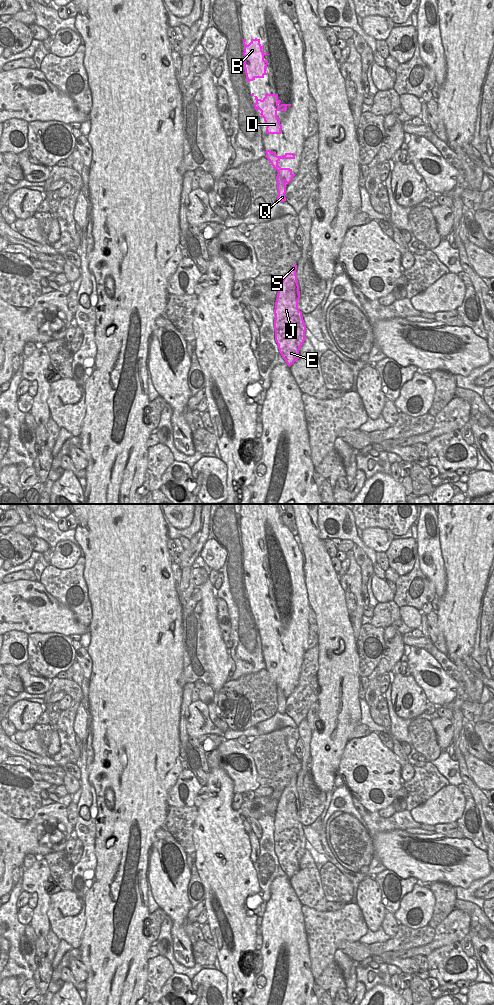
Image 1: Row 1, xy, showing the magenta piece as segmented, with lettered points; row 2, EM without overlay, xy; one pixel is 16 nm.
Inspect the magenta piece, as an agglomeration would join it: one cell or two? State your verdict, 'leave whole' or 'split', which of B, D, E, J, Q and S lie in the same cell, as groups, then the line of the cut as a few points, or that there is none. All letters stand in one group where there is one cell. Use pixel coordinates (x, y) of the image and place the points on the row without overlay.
leave whole | B D E J Q S | no cut

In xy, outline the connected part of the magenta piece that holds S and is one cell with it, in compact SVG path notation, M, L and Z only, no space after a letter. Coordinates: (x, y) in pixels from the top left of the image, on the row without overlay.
M293 777L283 790L274 821L275 853L289 879L299 871L299 862L306 850L306 838L302 824L298 821L300 803L296 782L297 777Z

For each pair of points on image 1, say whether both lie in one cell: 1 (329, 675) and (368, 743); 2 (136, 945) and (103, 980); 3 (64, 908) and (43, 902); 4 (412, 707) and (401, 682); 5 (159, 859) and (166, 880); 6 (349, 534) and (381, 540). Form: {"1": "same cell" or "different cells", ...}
{"1": "different cells", "2": "same cell", "3": "different cells", "4": "same cell", "5": "same cell", "6": "different cells"}

